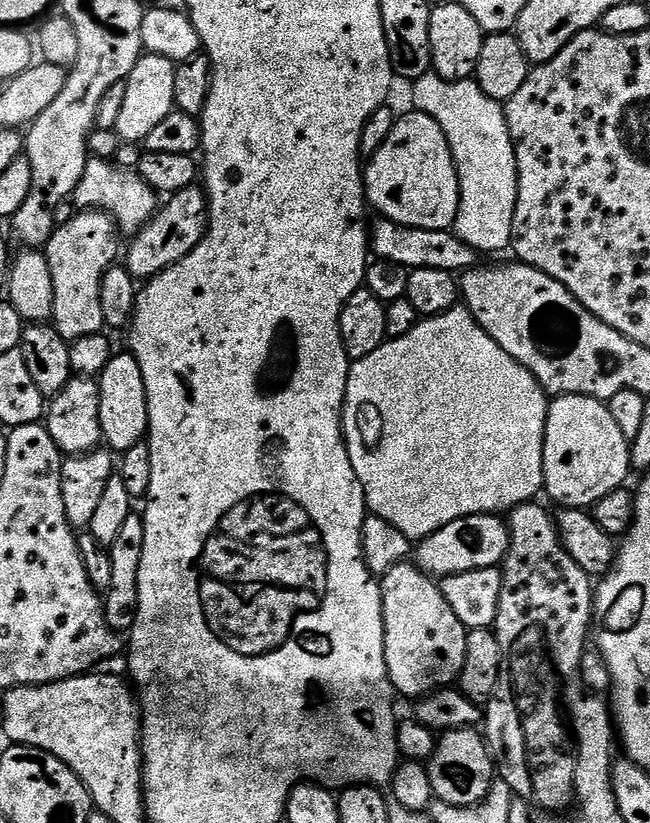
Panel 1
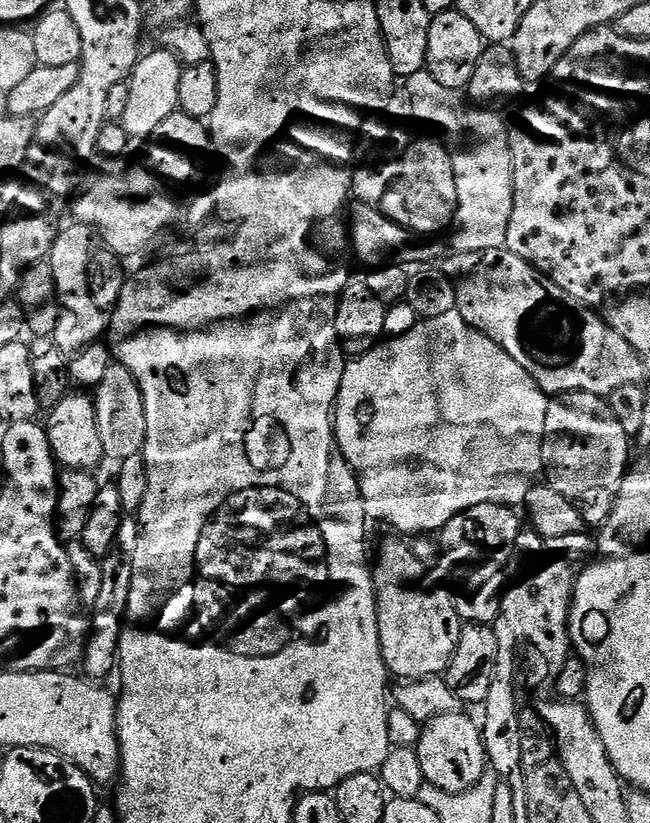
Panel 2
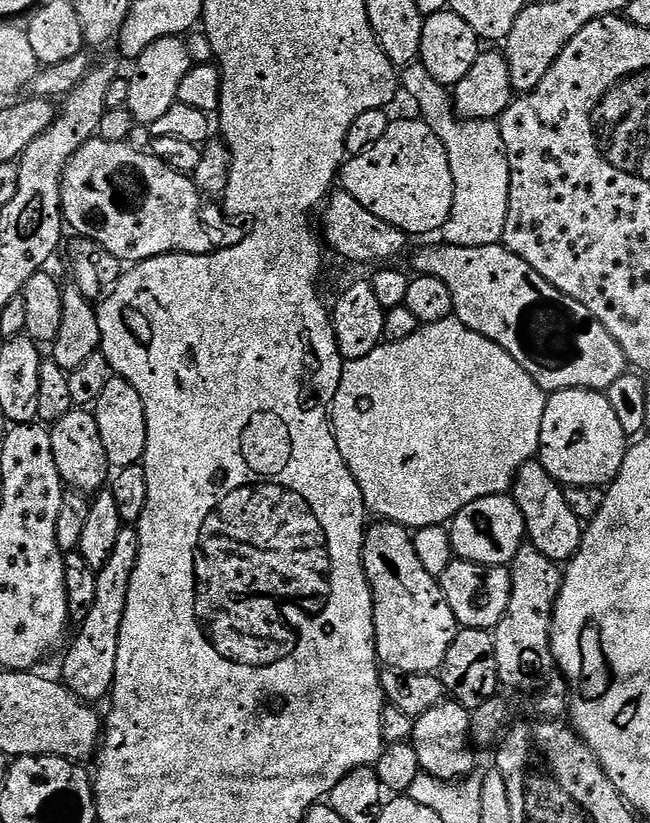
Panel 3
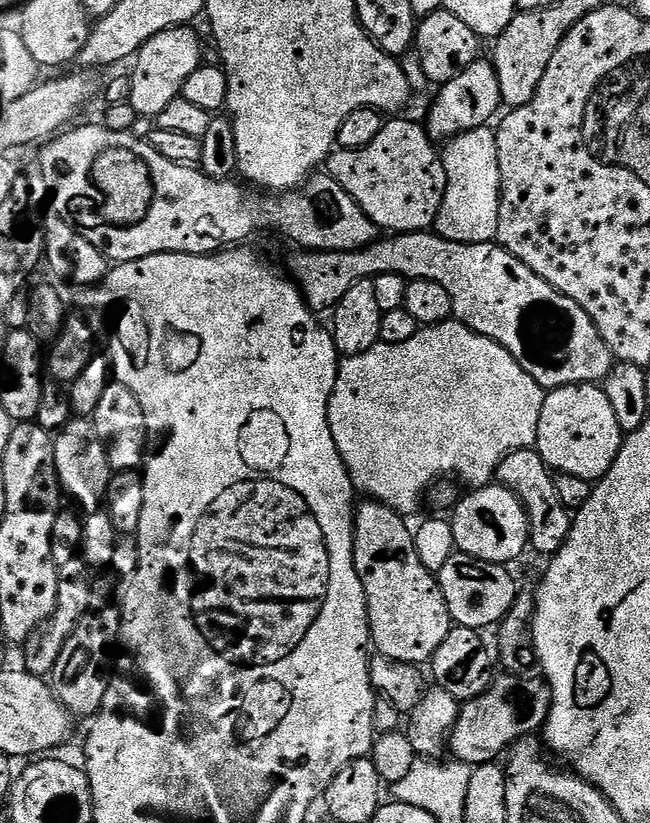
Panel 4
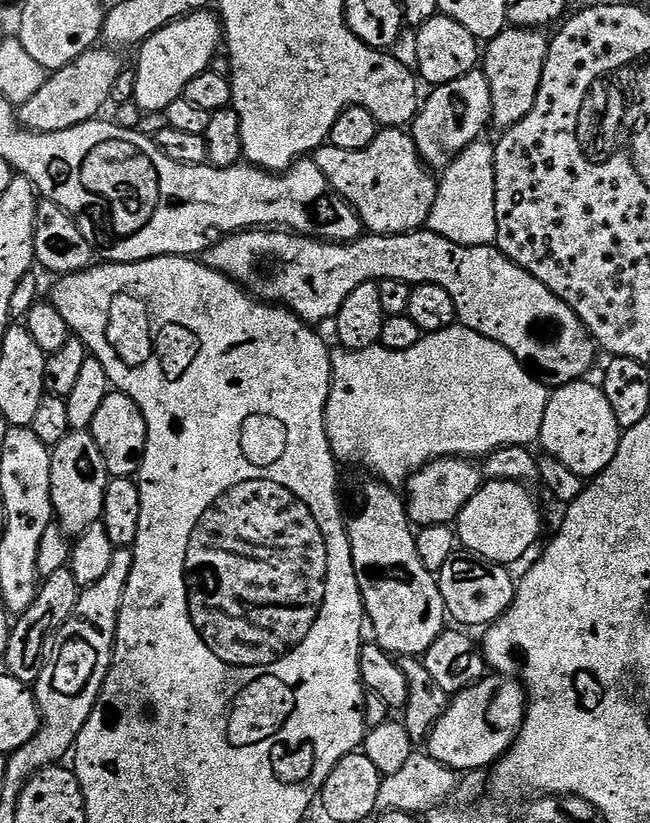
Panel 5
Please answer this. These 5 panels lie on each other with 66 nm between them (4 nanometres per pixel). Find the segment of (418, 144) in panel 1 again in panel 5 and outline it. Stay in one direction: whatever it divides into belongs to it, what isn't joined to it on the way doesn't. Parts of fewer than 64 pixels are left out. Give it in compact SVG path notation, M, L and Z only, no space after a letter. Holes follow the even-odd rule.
M384 128L377 131L374 142L362 150L342 150L329 142L316 149L314 159L318 170L322 170L330 186L344 196L369 233L397 236L421 231L427 225L438 180L420 157L411 131Z

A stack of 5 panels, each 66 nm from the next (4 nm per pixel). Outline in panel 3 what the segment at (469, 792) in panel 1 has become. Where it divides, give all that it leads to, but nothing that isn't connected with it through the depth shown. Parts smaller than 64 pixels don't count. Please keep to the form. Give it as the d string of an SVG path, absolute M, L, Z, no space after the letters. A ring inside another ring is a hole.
M455 702L435 704L426 714L415 717L410 743L414 754L418 754L421 773L449 782L460 782L473 775L476 756L472 753L471 731L472 712Z

